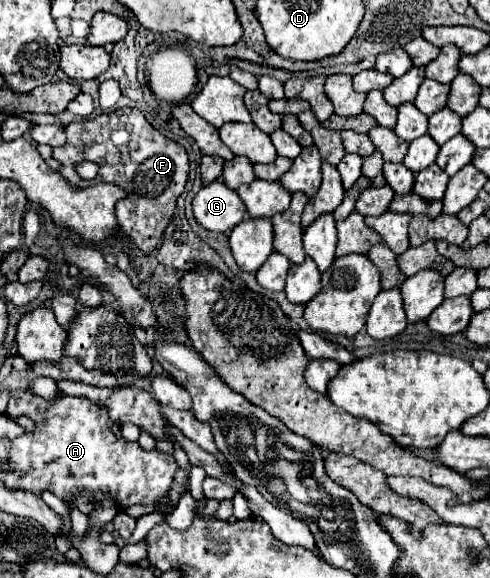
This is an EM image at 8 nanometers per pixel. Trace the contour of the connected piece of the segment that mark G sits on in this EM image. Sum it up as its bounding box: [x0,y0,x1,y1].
[192,180,246,234]

